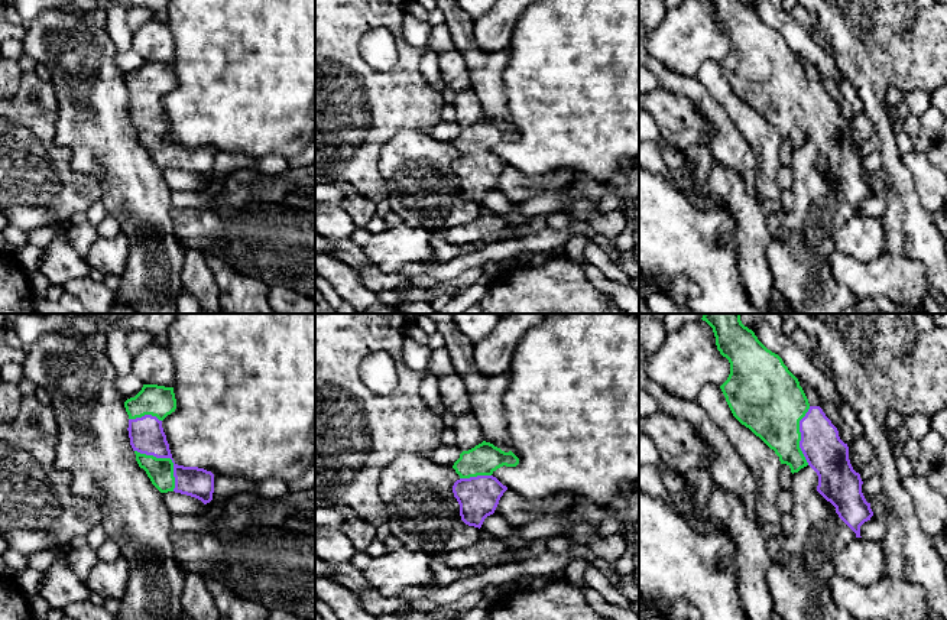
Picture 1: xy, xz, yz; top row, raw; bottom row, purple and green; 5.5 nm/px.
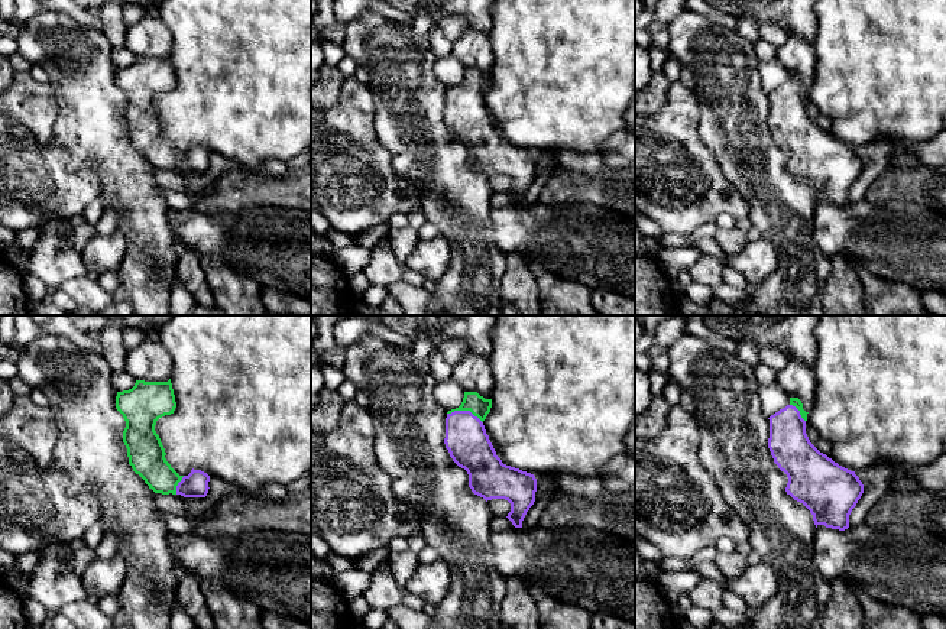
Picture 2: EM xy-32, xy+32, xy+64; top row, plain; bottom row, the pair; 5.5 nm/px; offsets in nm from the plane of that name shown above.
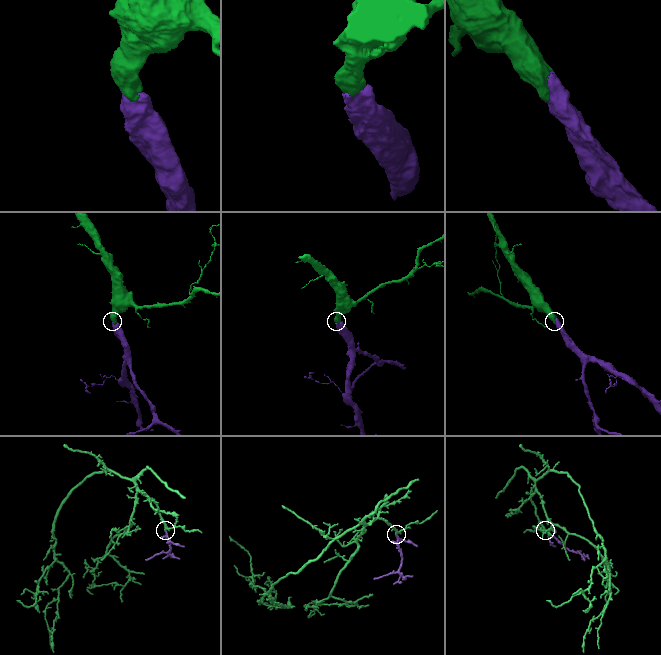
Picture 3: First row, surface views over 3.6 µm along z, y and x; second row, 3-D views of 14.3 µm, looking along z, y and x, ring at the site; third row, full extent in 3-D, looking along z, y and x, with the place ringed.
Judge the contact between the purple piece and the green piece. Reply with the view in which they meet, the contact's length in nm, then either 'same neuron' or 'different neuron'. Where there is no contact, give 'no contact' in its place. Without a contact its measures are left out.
xy | 320 nm | same neuron

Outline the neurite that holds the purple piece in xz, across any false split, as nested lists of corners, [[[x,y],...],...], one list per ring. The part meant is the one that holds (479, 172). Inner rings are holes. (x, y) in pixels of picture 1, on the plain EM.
[[[486,117],[460,130],[453,142],[460,152],[453,162],[453,169],[466,201],[480,205],[484,195],[494,189],[507,163],[492,150],[503,142],[518,140],[519,134],[512,127],[505,129]]]

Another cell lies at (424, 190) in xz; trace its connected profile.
[[[403,130],[380,149],[379,171],[389,185],[390,211],[412,227],[429,231],[466,225],[479,218],[484,210],[461,197],[460,181],[453,169],[460,152],[453,143],[440,142],[428,133]]]

